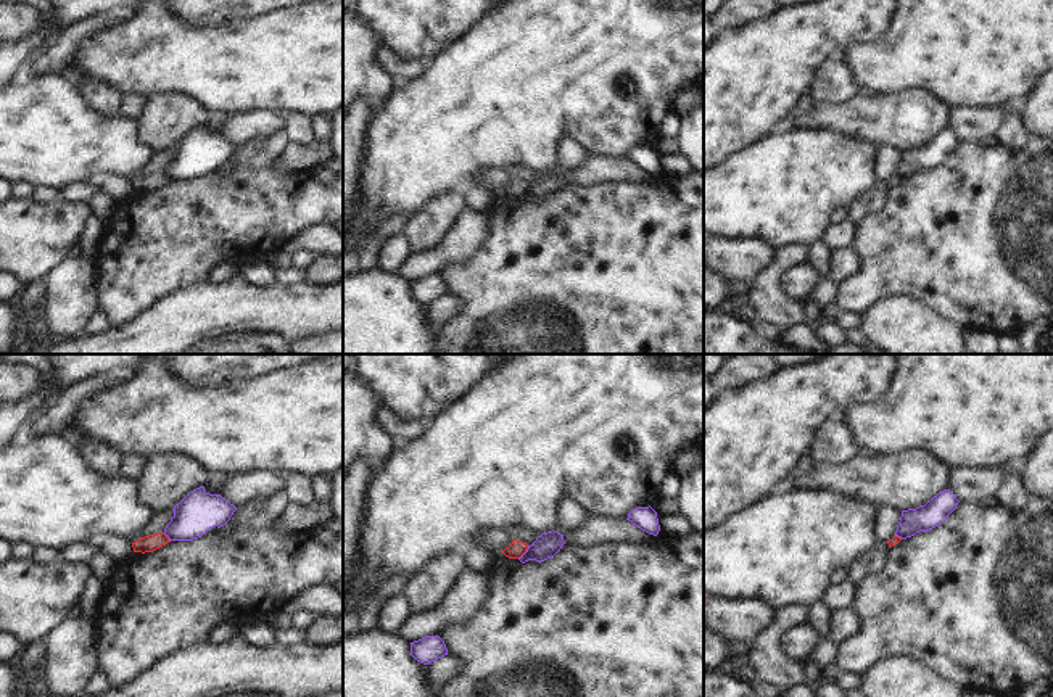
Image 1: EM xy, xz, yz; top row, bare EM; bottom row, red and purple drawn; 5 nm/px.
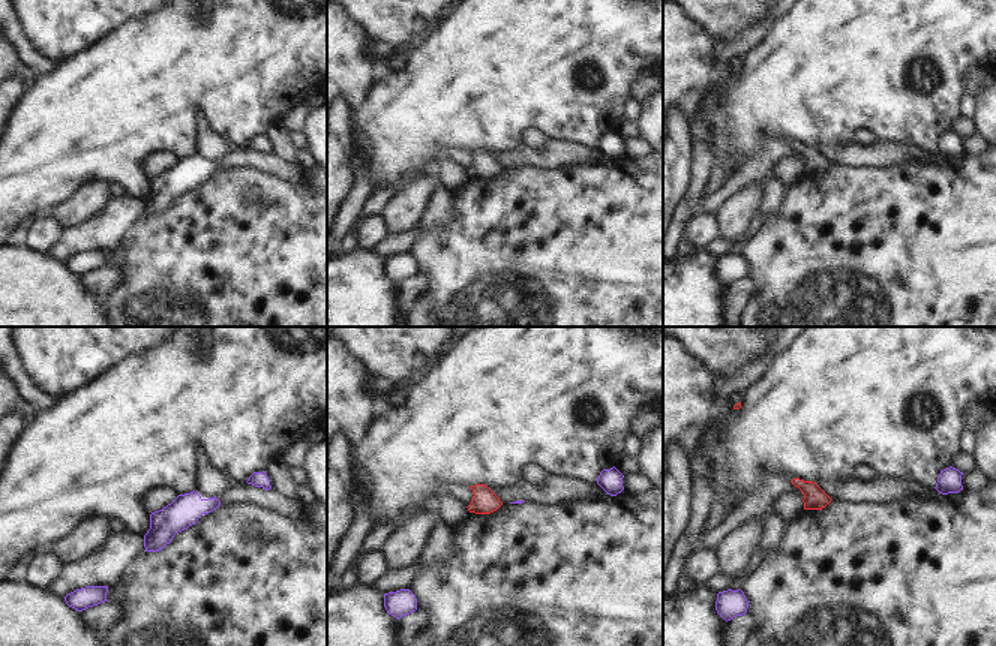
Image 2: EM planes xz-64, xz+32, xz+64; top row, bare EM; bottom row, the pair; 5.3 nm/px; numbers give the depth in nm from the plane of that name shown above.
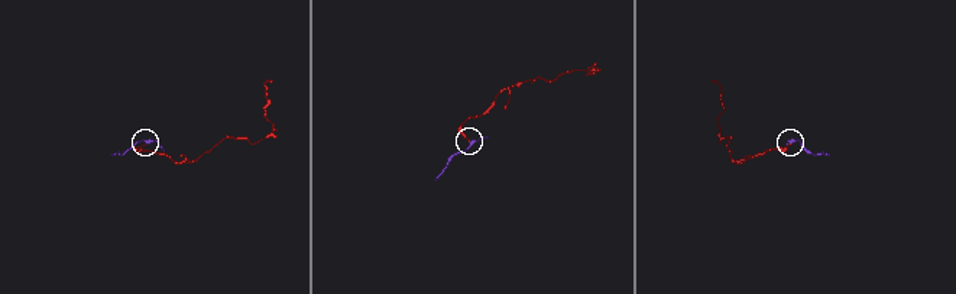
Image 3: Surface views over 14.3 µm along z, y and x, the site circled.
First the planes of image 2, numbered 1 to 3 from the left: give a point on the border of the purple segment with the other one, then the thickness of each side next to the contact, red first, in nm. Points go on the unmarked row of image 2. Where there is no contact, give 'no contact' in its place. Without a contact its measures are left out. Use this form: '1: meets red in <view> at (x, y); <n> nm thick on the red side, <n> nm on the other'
1: no contact
2: no contact
3: no contact

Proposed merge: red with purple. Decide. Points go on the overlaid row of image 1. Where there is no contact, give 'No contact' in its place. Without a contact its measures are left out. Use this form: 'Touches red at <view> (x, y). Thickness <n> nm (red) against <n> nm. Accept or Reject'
Touches red at xz (525, 551). Thickness 80 nm (red) against 120 nm. Reject

